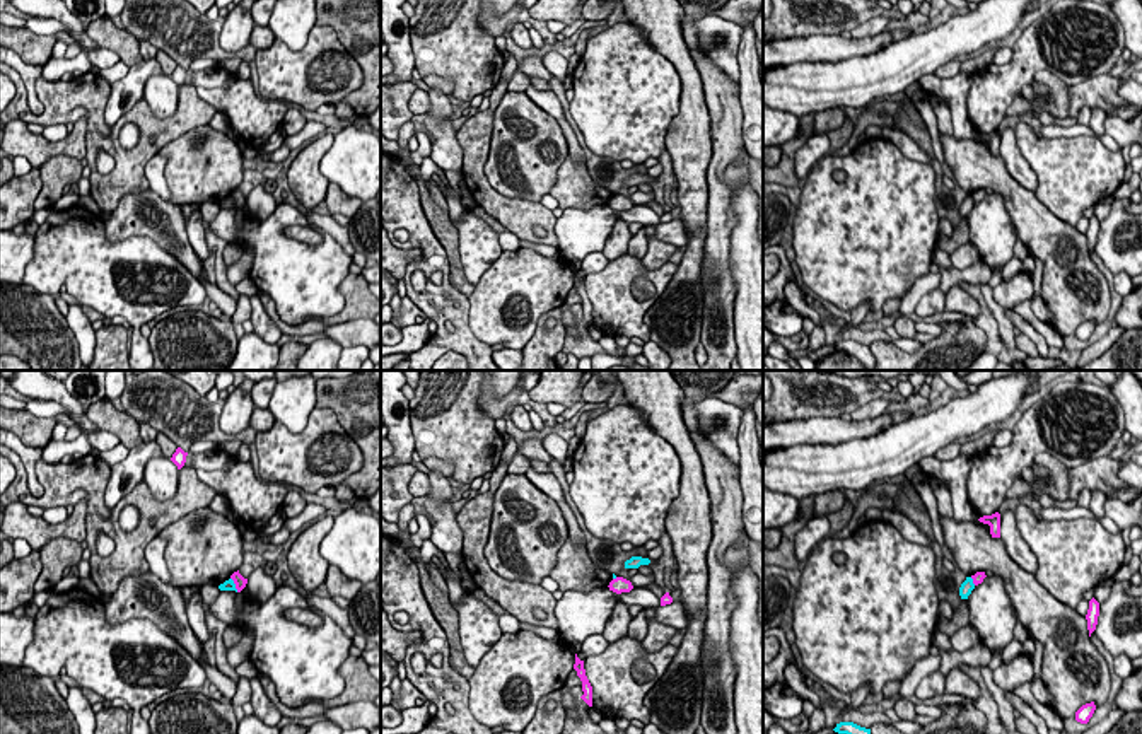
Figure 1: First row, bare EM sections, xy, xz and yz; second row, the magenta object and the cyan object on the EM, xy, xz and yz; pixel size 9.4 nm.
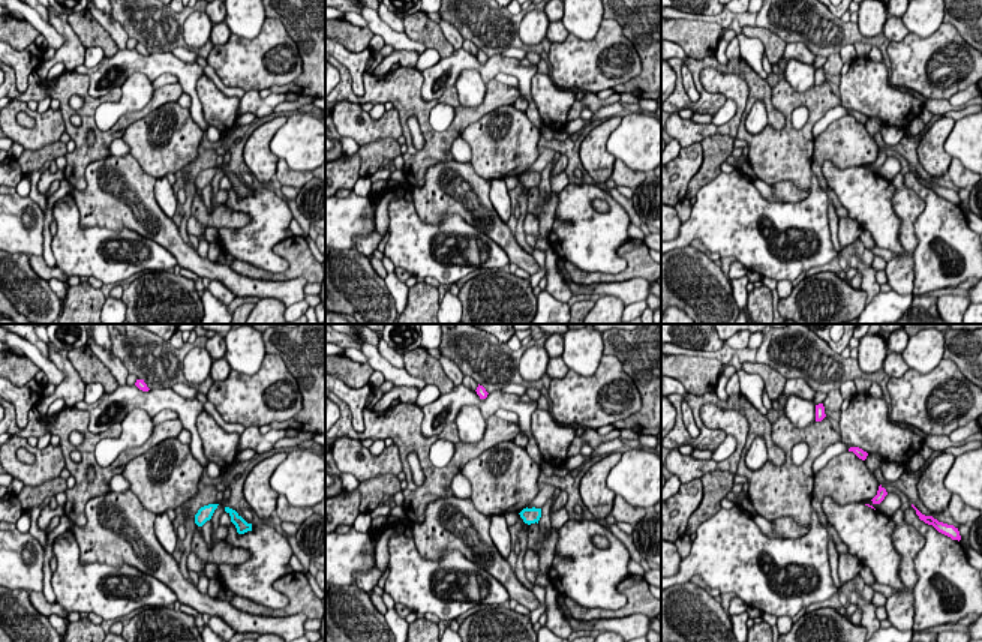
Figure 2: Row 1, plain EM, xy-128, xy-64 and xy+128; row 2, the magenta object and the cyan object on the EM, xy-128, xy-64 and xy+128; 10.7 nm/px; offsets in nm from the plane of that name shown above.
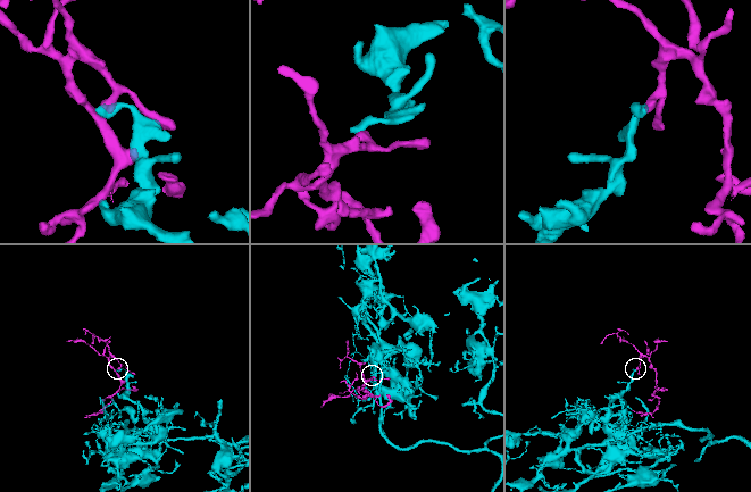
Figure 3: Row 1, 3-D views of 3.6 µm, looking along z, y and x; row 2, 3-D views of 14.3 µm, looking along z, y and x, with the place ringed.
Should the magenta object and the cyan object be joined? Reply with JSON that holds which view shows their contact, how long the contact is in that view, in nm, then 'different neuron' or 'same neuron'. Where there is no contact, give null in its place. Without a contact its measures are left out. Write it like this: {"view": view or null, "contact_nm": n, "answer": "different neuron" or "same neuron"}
{"view": "xy", "contact_nm": 160, "answer": "different neuron"}

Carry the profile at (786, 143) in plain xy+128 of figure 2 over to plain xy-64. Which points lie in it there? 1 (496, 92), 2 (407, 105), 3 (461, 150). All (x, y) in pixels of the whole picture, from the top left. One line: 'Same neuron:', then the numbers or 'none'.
Same neuron: 1, 2

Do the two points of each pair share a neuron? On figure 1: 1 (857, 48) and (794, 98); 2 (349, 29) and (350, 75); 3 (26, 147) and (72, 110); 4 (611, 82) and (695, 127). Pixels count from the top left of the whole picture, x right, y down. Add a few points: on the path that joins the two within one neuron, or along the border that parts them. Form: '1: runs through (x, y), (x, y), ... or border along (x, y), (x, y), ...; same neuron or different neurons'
1: border along (881, 50), (833, 62), (801, 60); different neurons
2: border along (323, 24), (333, 29), (362, 74); different neurons
3: border along (81, 116), (86, 120), (86, 154); different neurons
4: border along (680, 75), (680, 111), (671, 122), (664, 149); different neurons

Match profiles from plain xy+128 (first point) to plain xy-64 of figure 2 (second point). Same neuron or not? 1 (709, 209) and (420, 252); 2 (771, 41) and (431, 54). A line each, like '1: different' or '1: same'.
1: same
2: different

